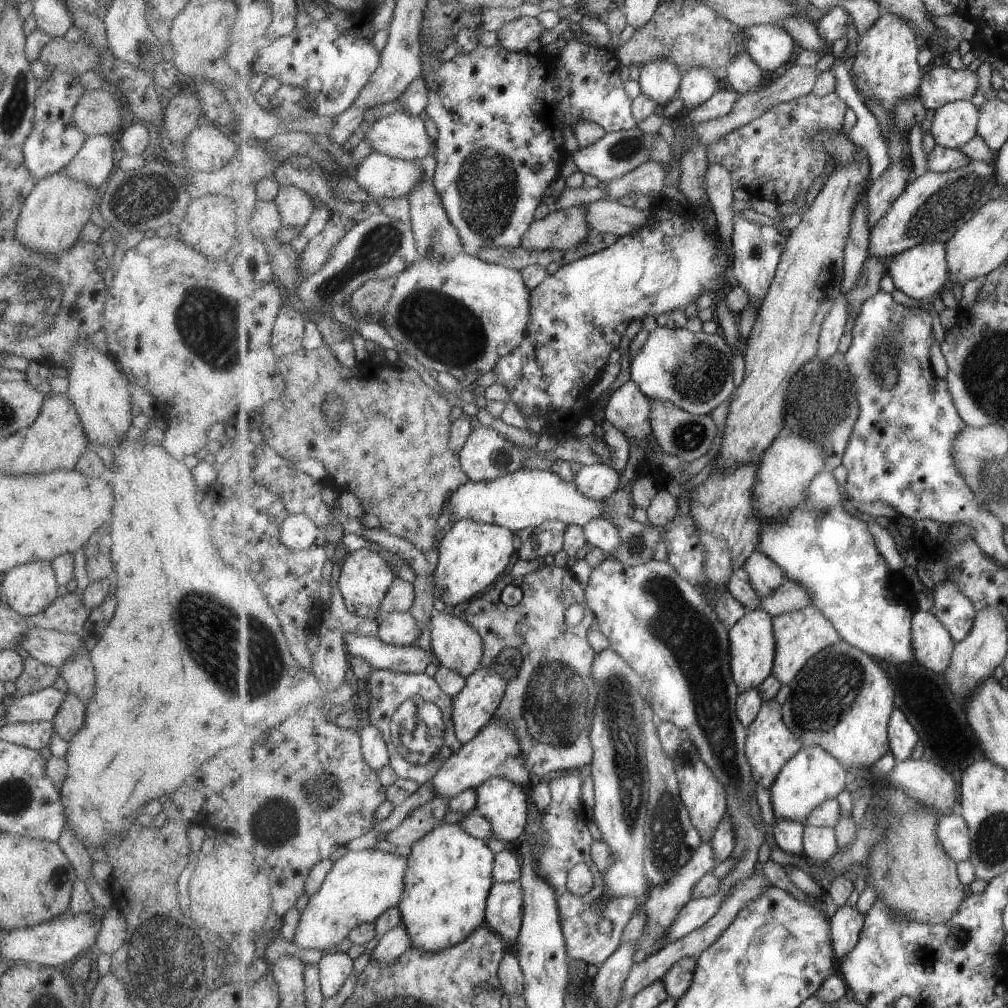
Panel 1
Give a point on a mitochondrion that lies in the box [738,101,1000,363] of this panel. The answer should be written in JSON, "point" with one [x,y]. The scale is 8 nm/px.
{"point":[946,207]}

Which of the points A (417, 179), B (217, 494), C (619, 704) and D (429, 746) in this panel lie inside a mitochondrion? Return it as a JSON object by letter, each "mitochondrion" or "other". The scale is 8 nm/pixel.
{"A":"other","B":"other","C":"mitochondrion","D":"mitochondrion"}

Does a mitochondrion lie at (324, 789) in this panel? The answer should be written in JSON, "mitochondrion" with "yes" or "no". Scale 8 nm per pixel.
{"mitochondrion":"yes"}

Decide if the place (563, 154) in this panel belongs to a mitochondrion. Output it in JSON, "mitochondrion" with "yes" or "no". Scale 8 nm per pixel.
{"mitochondrion":"no"}

